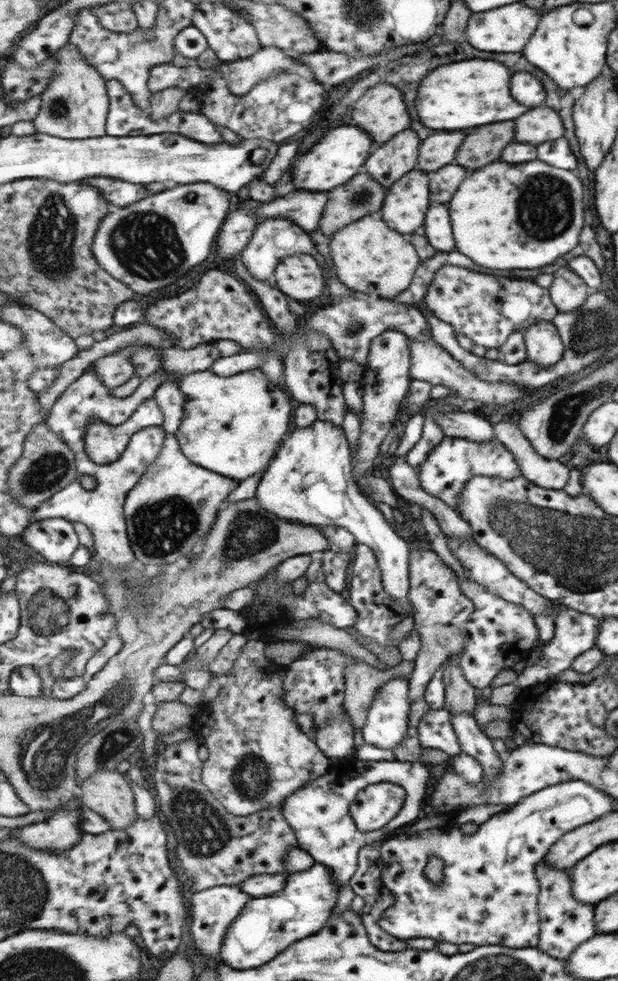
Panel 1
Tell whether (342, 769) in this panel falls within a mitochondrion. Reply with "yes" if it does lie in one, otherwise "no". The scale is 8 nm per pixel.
no

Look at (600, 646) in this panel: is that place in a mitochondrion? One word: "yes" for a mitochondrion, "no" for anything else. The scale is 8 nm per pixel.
no

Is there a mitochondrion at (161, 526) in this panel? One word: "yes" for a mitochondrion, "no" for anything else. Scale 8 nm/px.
yes

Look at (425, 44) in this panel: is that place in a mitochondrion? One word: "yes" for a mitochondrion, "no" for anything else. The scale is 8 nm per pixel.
no

